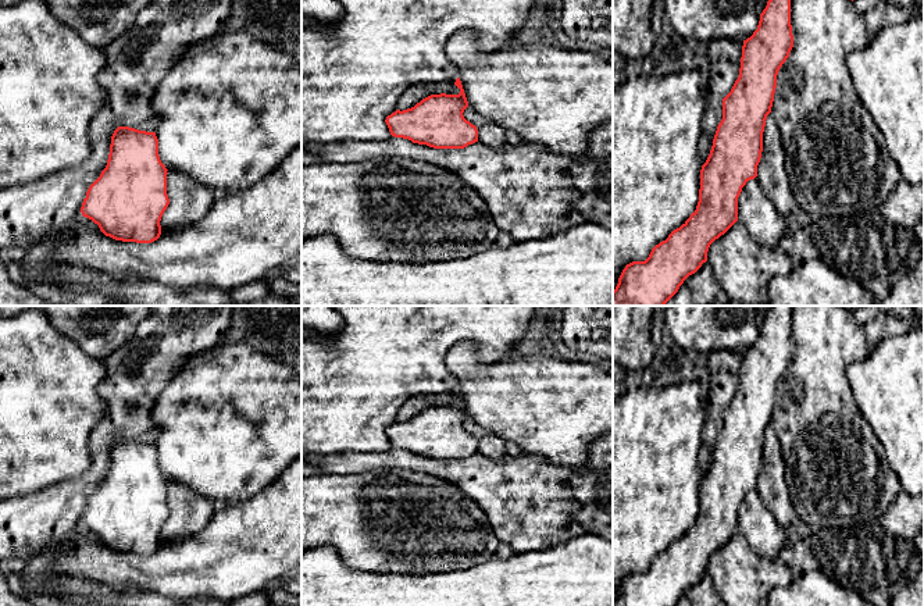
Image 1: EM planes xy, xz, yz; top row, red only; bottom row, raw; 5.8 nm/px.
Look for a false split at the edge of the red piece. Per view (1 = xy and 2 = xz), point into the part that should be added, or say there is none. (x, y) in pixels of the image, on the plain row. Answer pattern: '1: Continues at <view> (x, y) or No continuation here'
1: No continuation here
2: No continuation here

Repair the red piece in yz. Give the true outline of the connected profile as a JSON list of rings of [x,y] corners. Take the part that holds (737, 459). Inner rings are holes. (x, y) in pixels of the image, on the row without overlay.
[[[774,306],[760,325],[757,341],[743,352],[739,388],[723,410],[723,431],[700,481],[696,521],[666,552],[656,556],[645,573],[625,577],[613,606],[675,606],[684,592],[707,573],[710,556],[738,532],[738,509],[742,499],[757,488],[763,443],[774,413],[777,386],[793,359],[791,307]]]

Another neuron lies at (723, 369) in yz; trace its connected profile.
[[[721,350],[707,356],[704,375],[709,381],[709,410],[702,432],[698,466],[706,474],[718,435],[723,431],[723,410],[731,403],[739,388],[743,352]]]

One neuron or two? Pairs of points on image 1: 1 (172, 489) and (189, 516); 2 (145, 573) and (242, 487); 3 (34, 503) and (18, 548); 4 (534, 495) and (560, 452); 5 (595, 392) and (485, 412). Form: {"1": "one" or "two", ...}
{"1": "one", "2": "two", "3": "one", "4": "two", "5": "one"}

